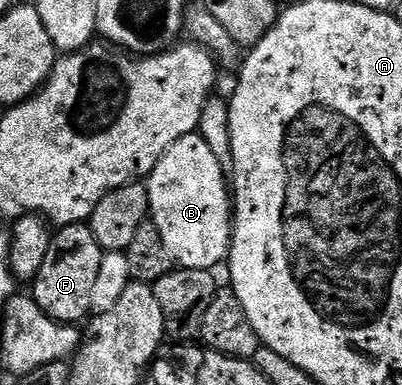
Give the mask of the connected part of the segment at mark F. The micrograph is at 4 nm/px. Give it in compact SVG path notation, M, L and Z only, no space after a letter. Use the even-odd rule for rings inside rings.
M76 224L56 229L49 256L45 256L45 264L41 264L41 272L33 283L37 305L57 322L82 323L82 318L86 319L92 313L91 301L104 253L90 225Z

